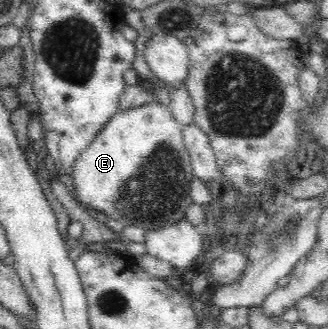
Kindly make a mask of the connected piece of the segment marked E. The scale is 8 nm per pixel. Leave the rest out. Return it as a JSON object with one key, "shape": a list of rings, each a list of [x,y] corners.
{"shape":[[[157,100],[126,110],[118,109],[88,148],[80,153],[71,176],[77,200],[90,204],[106,216],[122,222],[125,227],[136,225],[145,231],[156,230],[184,219],[184,212],[193,203],[190,184],[194,175],[183,139],[183,124],[174,118],[169,104],[162,104]]]}

